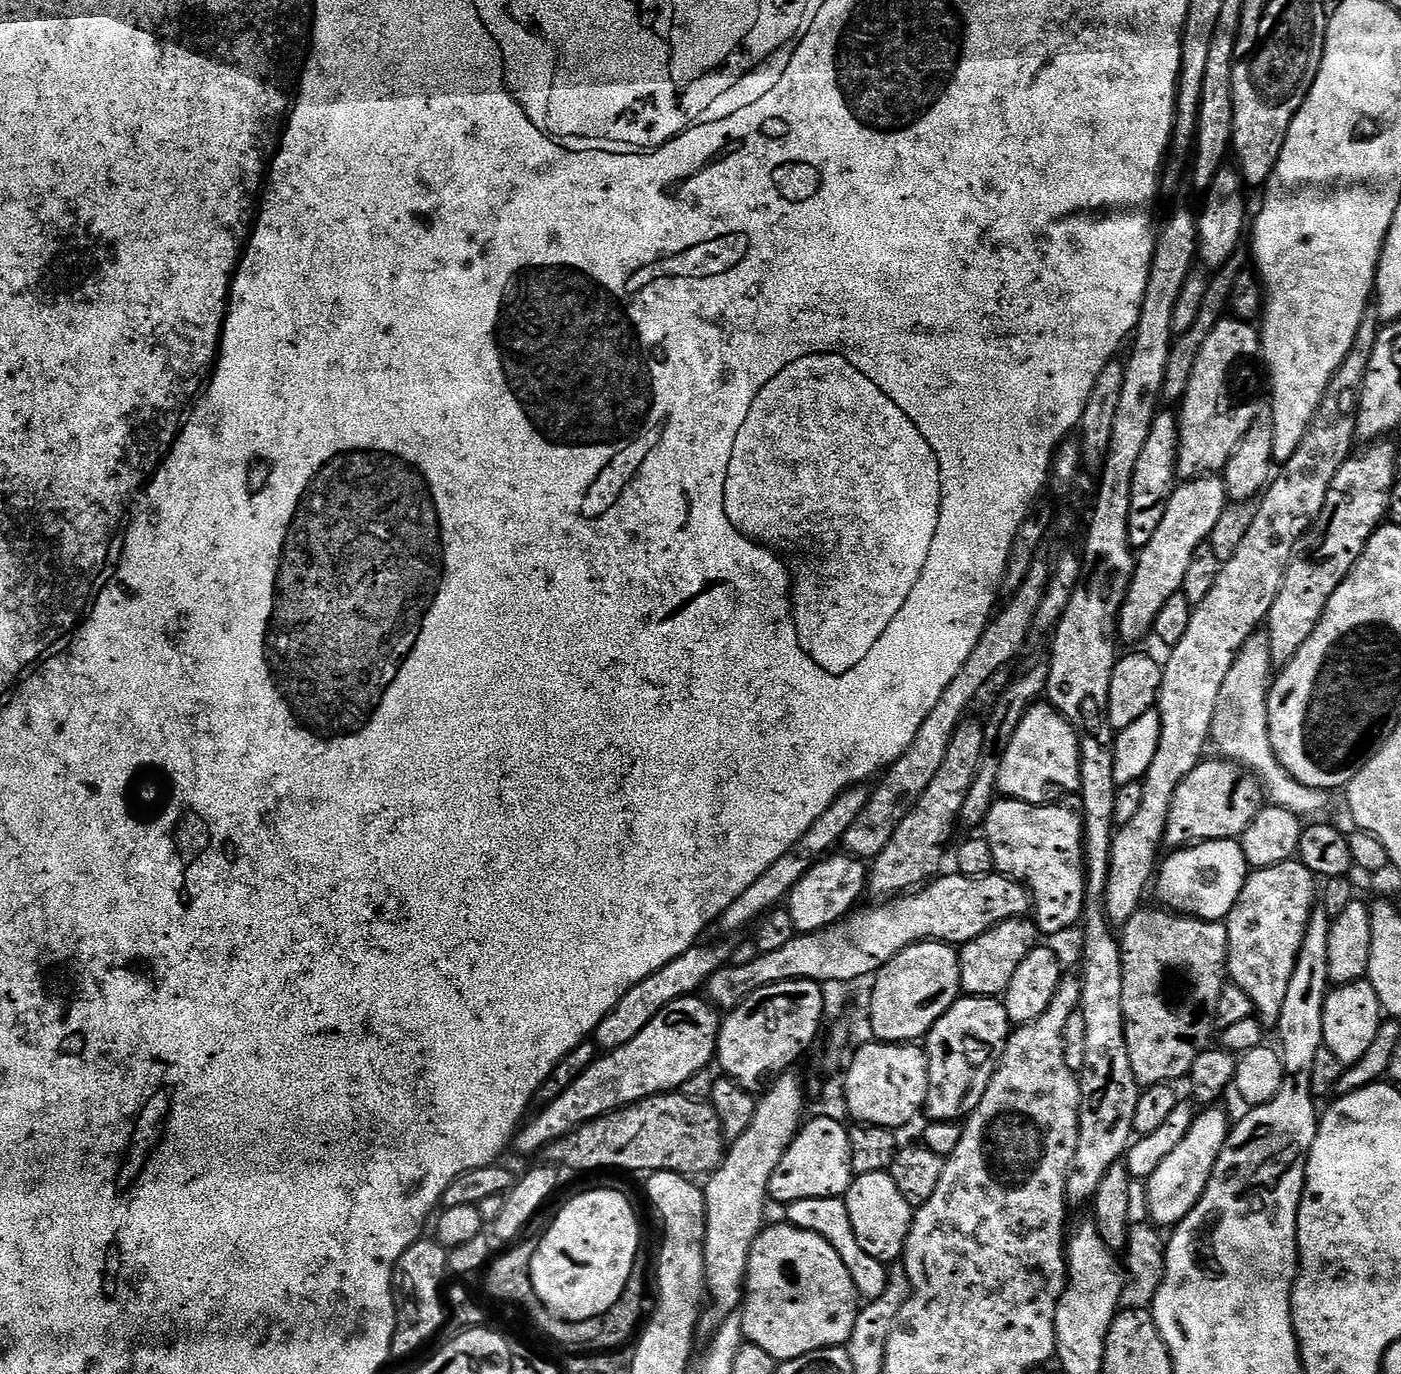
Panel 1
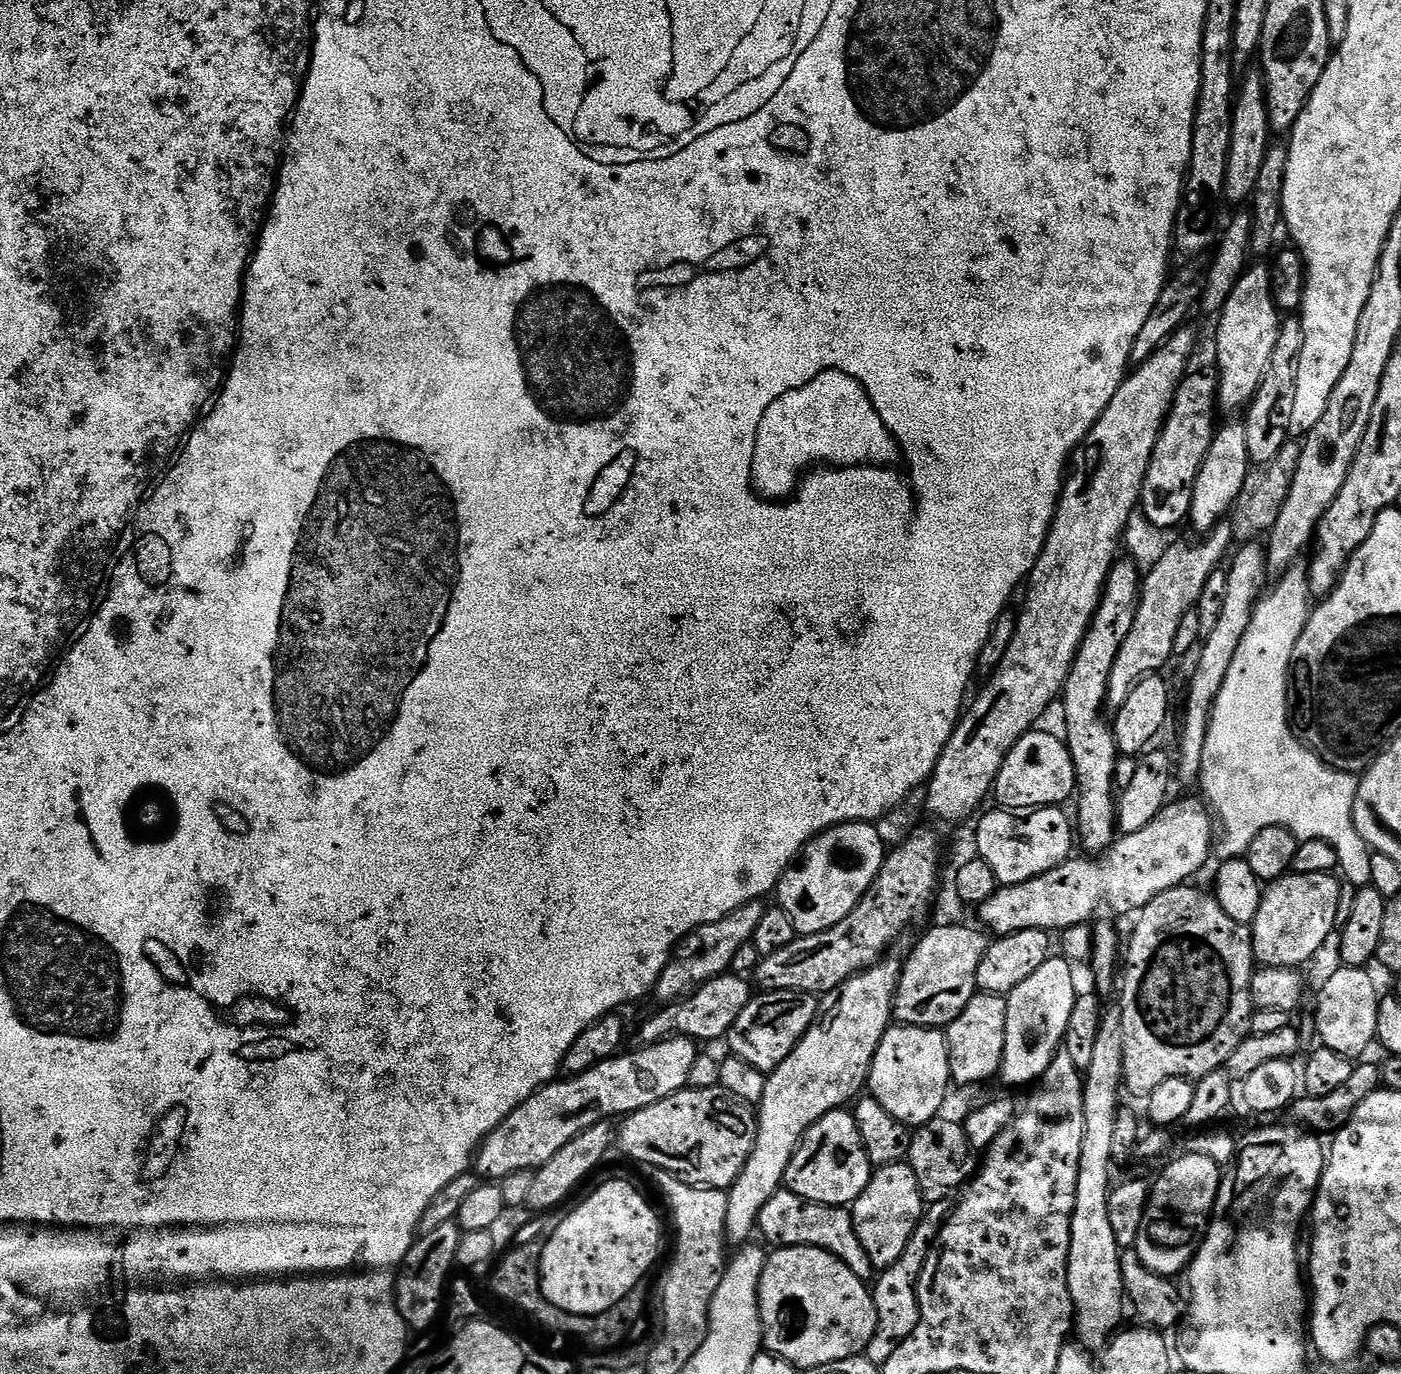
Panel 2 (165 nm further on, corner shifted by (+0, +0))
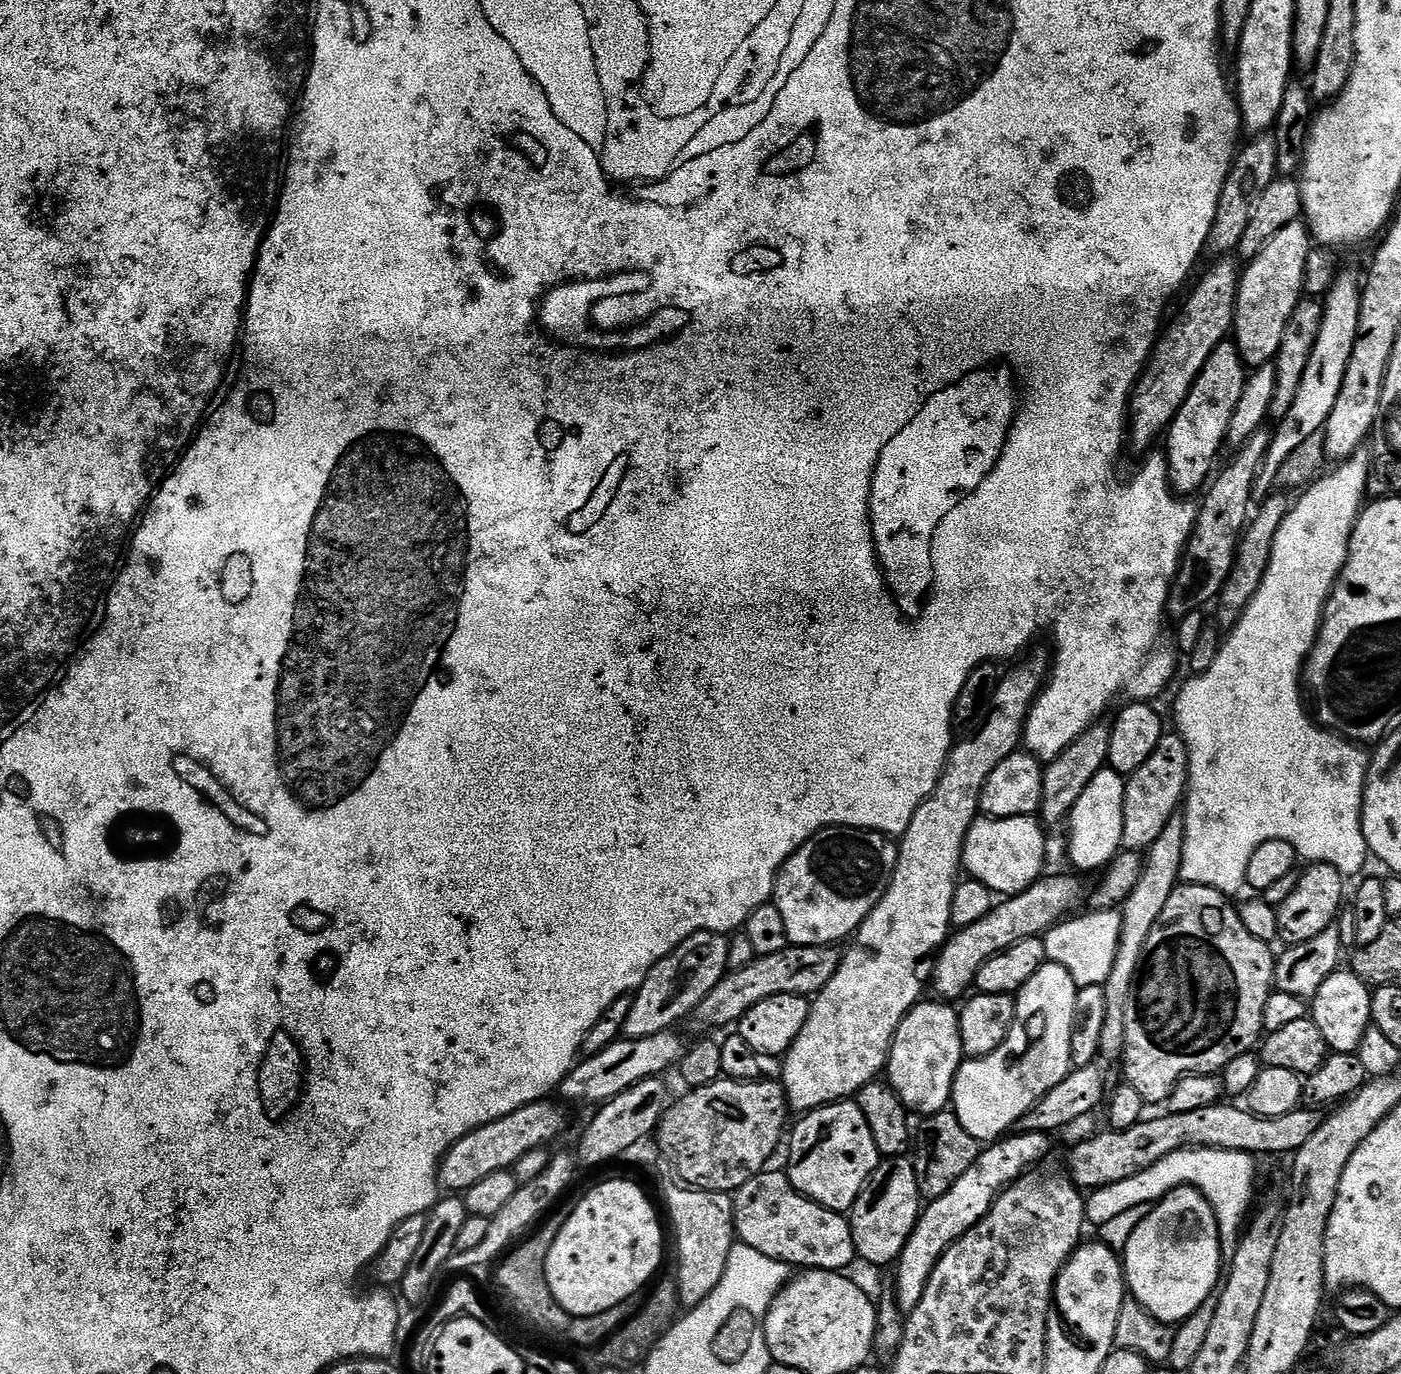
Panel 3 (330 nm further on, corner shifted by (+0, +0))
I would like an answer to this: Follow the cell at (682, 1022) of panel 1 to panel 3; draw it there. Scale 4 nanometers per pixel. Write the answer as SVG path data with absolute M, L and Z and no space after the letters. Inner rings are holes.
M545 1098L522 1106L522 1110L514 1110L514 1114L506 1114L506 1118L498 1118L454 1142L440 1163L441 1189L463 1194L470 1190L470 1186L478 1186L482 1178L510 1170L528 1151L548 1148L551 1140L558 1139L564 1132L564 1112L559 1103L552 1102Z

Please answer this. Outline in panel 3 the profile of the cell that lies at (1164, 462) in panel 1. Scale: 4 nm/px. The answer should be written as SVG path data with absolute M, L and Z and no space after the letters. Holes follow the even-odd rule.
M1231 339L1222 341L1214 354L1206 358L1206 366L1202 366L1186 402L1182 402L1166 433L1168 480L1177 493L1199 493L1209 483L1217 467L1216 455L1219 454L1220 447L1225 447L1230 418L1234 418L1234 410L1238 410L1238 402L1242 399L1242 390L1247 381L1248 372L1238 346Z

